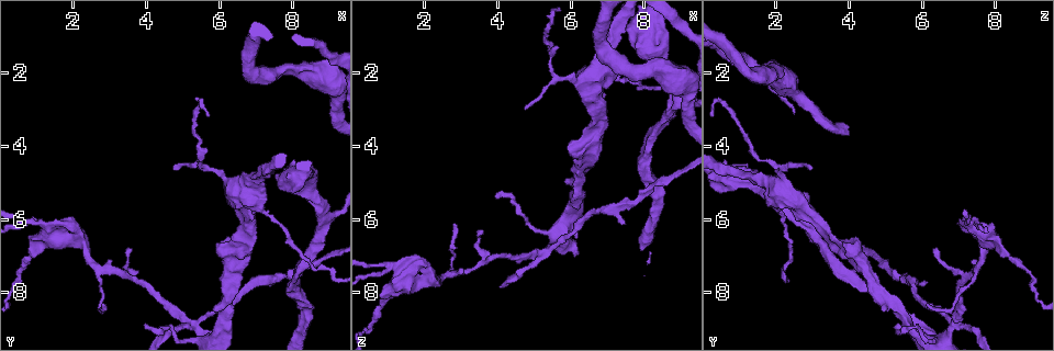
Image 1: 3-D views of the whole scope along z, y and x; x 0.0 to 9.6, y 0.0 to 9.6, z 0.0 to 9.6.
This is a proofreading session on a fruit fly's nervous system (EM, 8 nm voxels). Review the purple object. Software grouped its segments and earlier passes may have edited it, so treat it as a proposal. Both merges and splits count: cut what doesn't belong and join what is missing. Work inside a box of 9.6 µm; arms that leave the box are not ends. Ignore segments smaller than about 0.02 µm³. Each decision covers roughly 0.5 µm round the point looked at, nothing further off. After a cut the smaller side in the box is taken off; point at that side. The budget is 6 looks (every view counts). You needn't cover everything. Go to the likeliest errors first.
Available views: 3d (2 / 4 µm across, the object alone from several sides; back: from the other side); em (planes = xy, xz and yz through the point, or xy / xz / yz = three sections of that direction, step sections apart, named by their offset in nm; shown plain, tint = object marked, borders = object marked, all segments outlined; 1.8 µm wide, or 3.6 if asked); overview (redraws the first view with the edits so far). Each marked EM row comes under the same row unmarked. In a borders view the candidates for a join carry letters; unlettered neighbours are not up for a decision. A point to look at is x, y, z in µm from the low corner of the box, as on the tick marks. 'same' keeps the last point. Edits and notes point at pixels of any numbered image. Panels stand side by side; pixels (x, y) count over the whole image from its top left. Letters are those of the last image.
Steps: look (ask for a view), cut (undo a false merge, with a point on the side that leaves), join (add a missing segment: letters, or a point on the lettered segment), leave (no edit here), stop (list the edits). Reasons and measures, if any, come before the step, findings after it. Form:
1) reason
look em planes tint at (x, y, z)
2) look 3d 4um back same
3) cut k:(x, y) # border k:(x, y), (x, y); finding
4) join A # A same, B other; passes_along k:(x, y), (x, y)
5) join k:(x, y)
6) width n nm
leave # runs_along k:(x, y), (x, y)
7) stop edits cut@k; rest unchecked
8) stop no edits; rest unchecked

four-way junction
look em planes borders at (5.45, 8.95, 6.80)

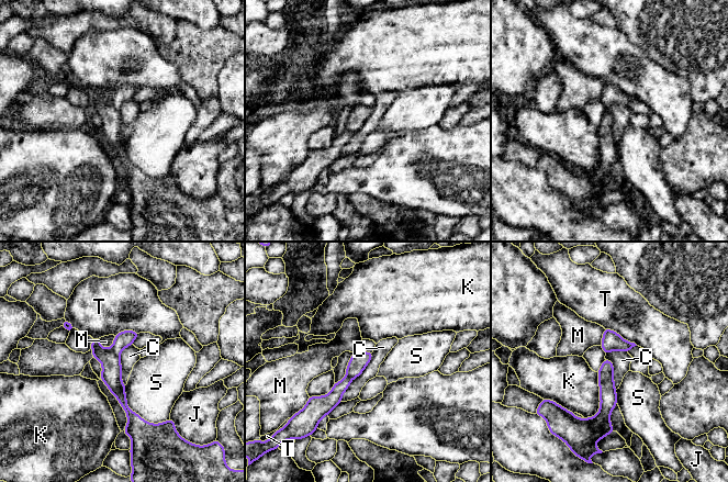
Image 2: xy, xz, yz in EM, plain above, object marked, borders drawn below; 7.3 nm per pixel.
cut 2:(123, 339) # C other, J other, K other, M other, S other, T other; border 2:(110, 348), (118, 356); two neurons meet here

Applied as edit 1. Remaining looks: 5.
look overview

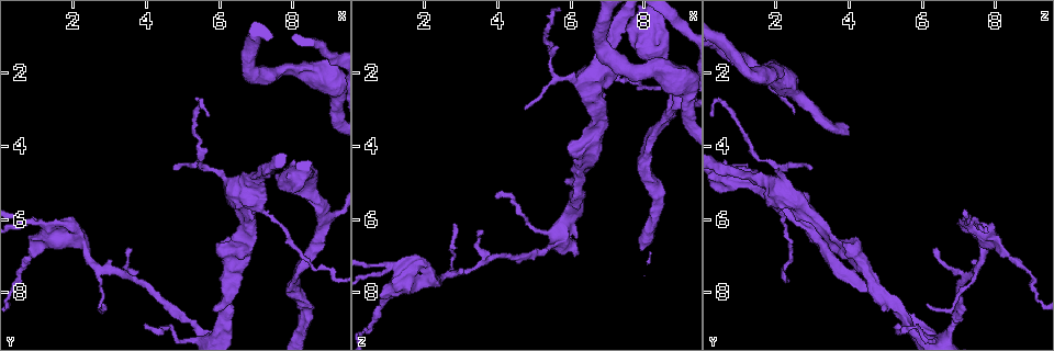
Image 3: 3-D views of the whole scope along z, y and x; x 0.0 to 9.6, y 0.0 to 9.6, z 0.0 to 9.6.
abrupt turn
look 3d 4um at (6.60, 6.80, 3.95)

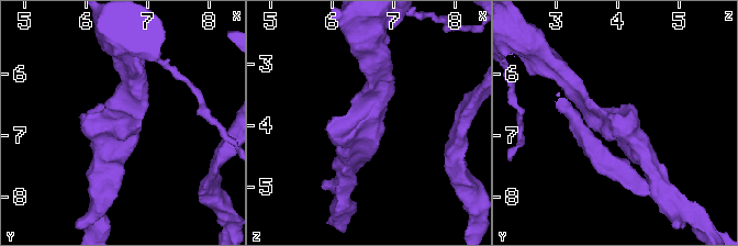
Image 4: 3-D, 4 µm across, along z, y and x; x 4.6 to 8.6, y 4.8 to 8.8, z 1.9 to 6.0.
need the tissue
look em planes tint at (6.65, 6.80, 3.90)

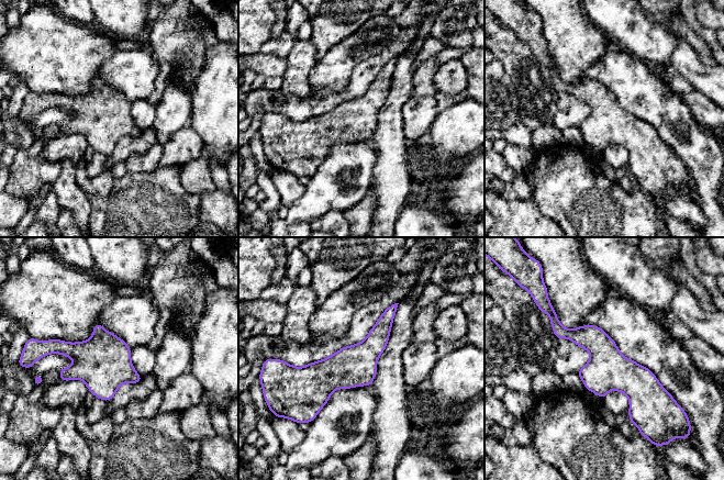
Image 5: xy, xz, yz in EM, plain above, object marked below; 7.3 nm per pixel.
look em planes borders same

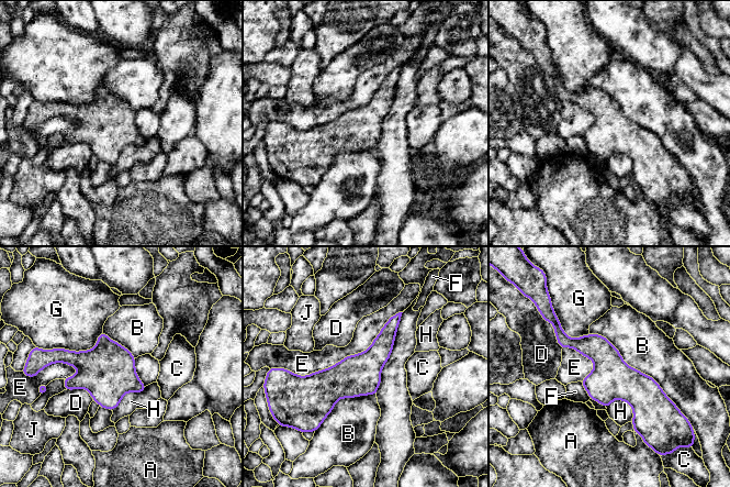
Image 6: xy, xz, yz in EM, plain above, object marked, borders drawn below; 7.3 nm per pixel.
longest_contact E 950 nm
leave # A other, B other, C other, D other, E other, F other, G other, H other, J other; border 6:(590, 333), (603, 335), (677, 408); one neuron here

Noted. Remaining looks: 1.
stop edits cut@2; rest unchecked

